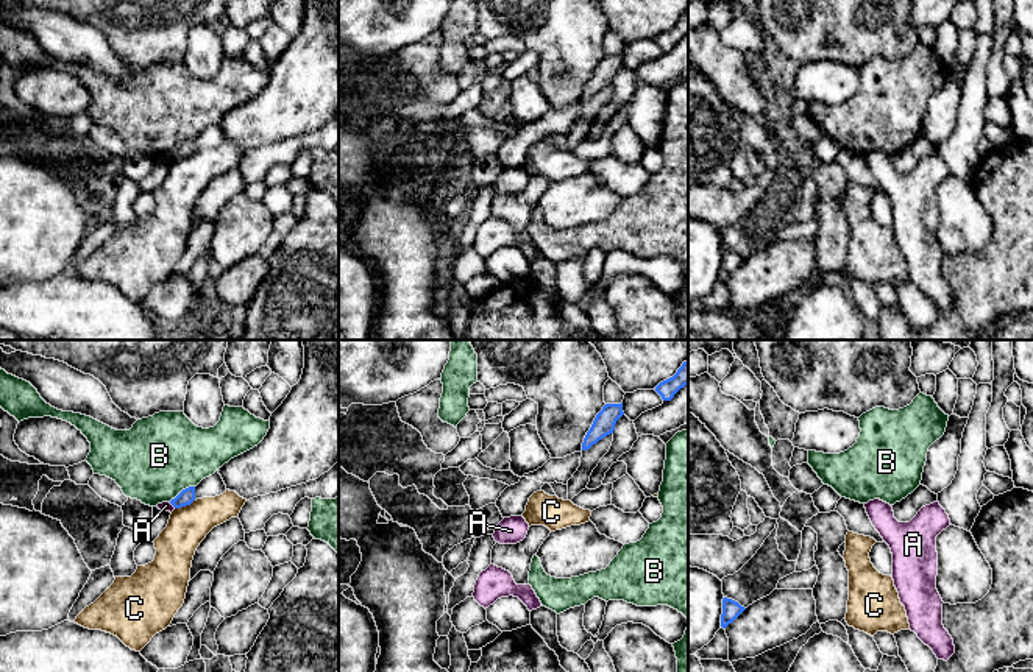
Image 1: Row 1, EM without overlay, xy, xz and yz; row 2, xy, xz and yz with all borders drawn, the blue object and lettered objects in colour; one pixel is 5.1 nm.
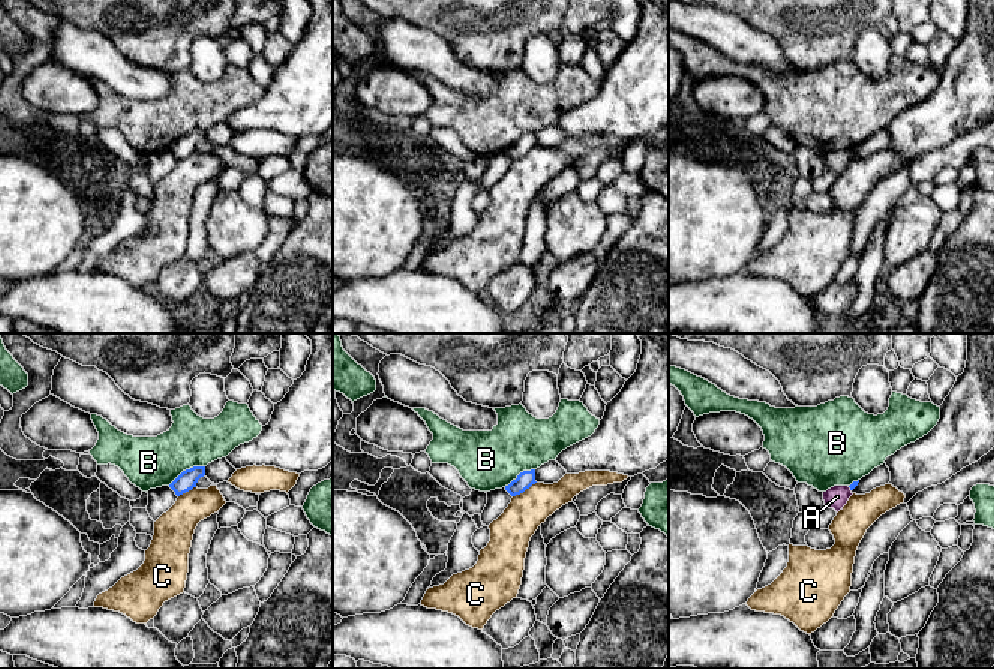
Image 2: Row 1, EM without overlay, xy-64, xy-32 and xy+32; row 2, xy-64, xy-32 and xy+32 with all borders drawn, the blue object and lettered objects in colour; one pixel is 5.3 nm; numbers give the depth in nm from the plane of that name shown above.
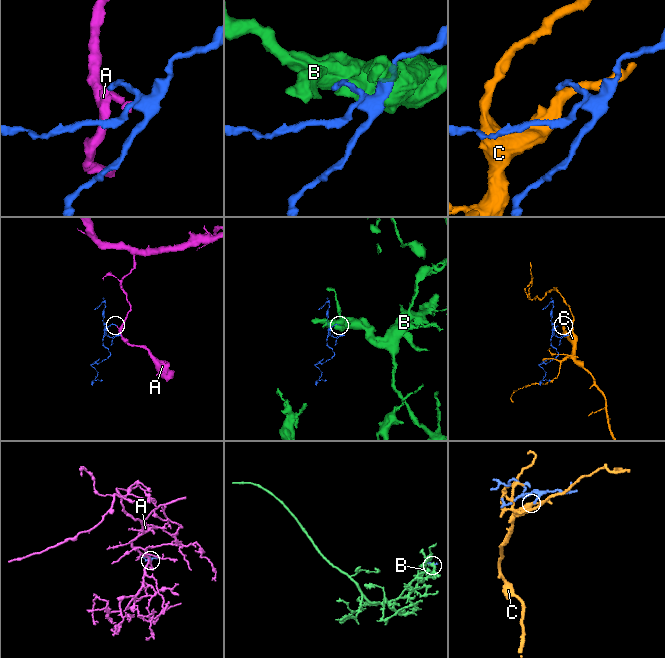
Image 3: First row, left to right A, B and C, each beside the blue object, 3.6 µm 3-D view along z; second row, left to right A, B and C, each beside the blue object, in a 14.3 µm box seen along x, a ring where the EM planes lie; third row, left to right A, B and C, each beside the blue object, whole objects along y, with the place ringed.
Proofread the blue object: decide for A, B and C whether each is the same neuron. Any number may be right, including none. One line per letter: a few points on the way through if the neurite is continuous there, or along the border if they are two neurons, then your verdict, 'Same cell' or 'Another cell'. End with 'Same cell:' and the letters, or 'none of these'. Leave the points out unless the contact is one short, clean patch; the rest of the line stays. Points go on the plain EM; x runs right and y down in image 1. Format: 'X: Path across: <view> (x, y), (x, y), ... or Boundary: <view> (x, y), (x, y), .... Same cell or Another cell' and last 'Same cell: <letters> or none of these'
A: Boundary: xy (169, 153), (175, 158). Another cell
B: Another cell
C: Boundary: xy (194, 150), (175, 159). Another cell
Same cell: none of these

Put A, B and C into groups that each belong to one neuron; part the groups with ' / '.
A / B / C

